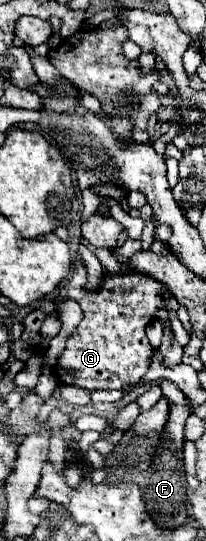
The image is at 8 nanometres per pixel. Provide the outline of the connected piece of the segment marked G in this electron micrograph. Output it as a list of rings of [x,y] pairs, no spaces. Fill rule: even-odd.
[[[76,258],[74,272],[58,298],[76,300],[82,306],[84,318],[76,332],[66,340],[66,348],[58,358],[58,380],[62,384],[76,384],[90,392],[120,390],[126,384],[138,384],[148,372],[154,350],[144,330],[154,320],[156,310],[166,306],[162,298],[162,284],[146,274],[104,276],[102,286],[94,292],[86,292],[84,284],[86,270],[80,258]]]

